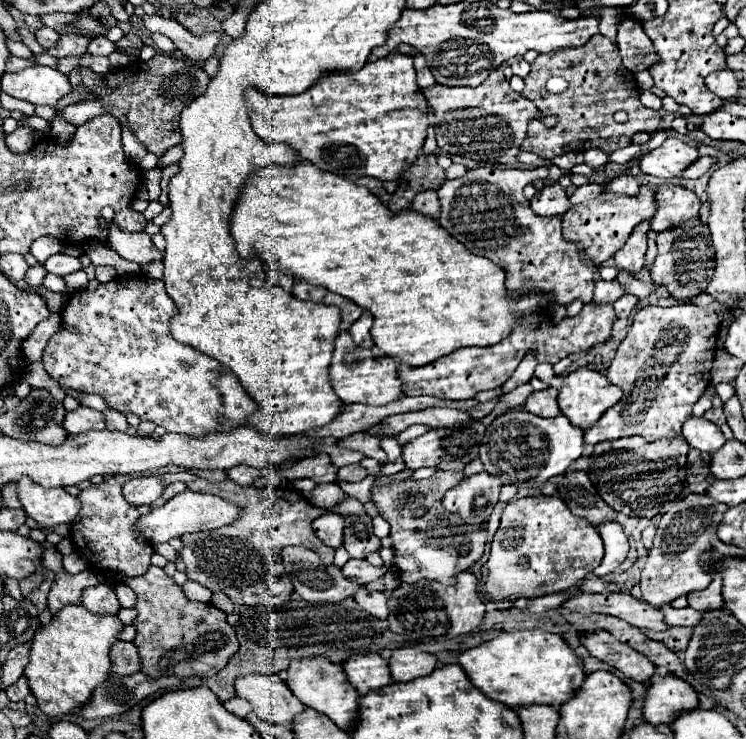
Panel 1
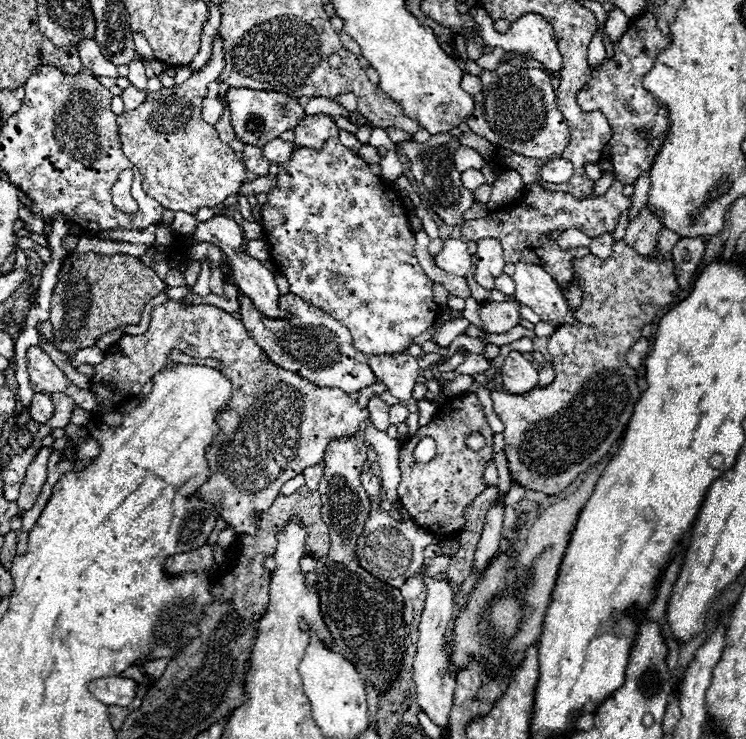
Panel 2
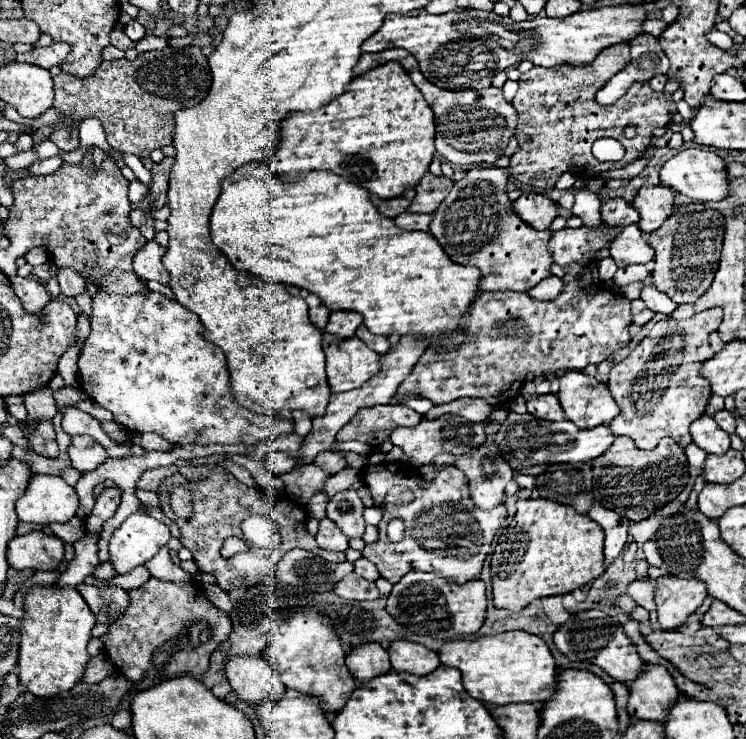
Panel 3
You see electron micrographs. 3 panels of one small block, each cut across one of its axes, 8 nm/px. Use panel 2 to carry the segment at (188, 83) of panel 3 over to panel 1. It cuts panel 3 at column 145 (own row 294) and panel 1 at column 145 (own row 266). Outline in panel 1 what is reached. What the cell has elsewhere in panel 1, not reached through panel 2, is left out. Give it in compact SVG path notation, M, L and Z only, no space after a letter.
M158 52L146 62L134 60L128 66L108 74L96 74L84 66L78 70L82 76L80 84L92 92L94 100L100 100L104 110L114 118L126 120L134 136L158 158L180 142L180 112L192 100L192 96L202 96L210 82L210 76L200 64L192 64L186 58L176 58L166 52Z

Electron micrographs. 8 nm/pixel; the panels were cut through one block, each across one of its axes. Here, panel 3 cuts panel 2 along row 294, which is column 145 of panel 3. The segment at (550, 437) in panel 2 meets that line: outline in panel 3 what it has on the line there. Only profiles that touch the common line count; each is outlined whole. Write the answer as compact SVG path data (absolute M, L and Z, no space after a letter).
M150 578L144 586L128 590L130 596L130 606L122 614L120 620L112 622L108 626L108 632L100 636L104 642L106 656L114 662L118 672L126 676L132 682L144 680L144 678L154 678L154 680L164 680L164 678L174 678L182 674L204 674L208 670L210 654L218 648L220 642L224 642L232 630L230 616L222 610L218 610L202 592L202 588L190 584L190 582L164 582L158 578Z

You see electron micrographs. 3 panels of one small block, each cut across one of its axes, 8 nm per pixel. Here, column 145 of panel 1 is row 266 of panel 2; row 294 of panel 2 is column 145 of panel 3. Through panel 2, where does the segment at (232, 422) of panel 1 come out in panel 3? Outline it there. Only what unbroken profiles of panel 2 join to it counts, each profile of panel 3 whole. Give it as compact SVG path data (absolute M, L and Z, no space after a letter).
M98 290L98 294L92 300L92 317L90 320L90 334L86 339L84 348L80 350L80 358L78 358L78 374L80 374L80 386L84 388L84 392L98 402L102 408L110 410L114 414L114 422L126 426L128 432L132 434L144 434L144 432L156 432L162 438L166 438L172 444L256 444L260 440L268 440L268 438L276 438L278 434L290 434L294 432L294 422L292 420L282 420L282 418L274 418L270 414L254 414L242 406L238 406L230 394L230 380L228 380L228 370L226 370L226 360L224 360L224 352L208 342L204 338L204 326L202 322L190 314L188 310L184 310L184 306L180 306L176 300L168 300L160 294L148 292L148 294L134 294L134 296L108 296L106 292Z

